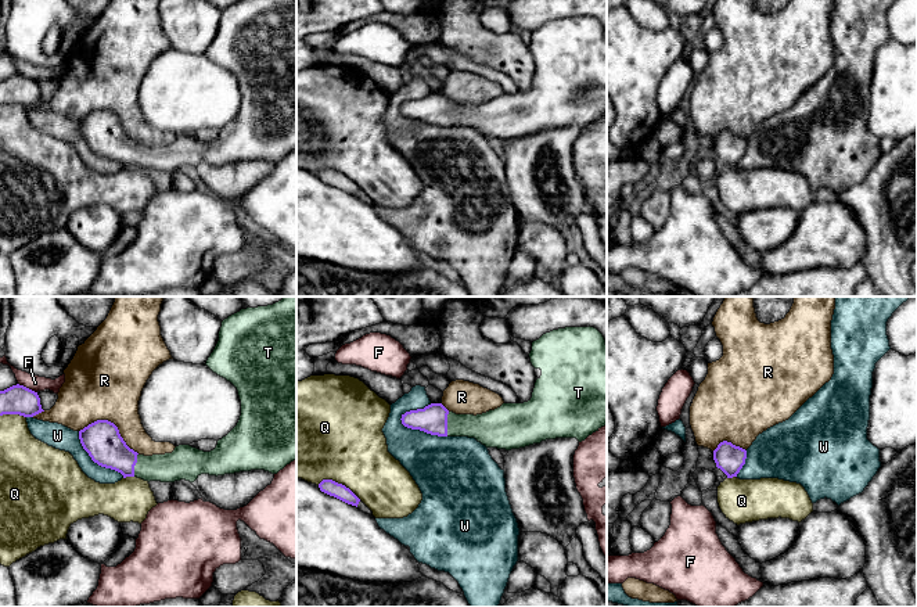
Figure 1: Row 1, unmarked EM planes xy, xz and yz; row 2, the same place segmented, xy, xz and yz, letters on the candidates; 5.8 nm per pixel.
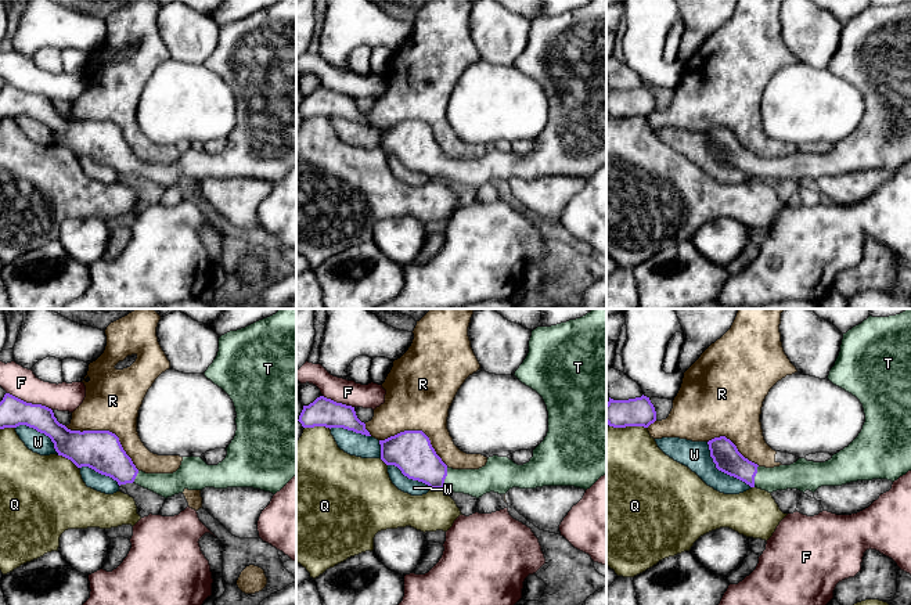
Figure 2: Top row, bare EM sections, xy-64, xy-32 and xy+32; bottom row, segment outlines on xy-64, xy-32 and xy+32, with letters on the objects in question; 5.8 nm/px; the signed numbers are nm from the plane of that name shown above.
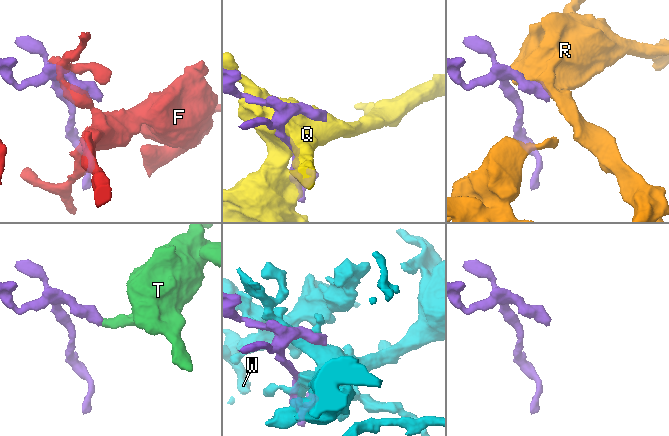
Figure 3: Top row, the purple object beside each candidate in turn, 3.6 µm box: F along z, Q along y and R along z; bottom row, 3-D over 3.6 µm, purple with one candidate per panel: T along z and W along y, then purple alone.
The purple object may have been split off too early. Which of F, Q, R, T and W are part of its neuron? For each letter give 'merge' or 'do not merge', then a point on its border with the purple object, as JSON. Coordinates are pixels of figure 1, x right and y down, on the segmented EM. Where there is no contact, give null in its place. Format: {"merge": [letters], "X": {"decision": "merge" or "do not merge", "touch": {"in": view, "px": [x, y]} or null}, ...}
{"merge": ["T"], "F": {"decision": "do not merge", "touch": {"in": "xy", "px": [28, 388]}}, "Q": {"decision": "do not merge", "touch": {"in": "xz", "px": [340, 484]}}, "R": {"decision": "do not merge", "touch": {"in": "xy", "px": [112, 423]}}, "T": {"decision": "merge", "touch": {"in": "xz", "px": [446, 424]}}, "W": {"decision": "do not merge", "touch": {"in": "xz", "px": [420, 430]}}}

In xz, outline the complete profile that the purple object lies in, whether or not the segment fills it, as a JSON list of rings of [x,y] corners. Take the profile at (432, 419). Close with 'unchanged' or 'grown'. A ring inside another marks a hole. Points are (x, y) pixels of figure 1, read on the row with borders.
[[[565,327],[543,334],[532,342],[529,353],[535,369],[542,370],[536,380],[532,398],[524,403],[503,403],[495,410],[482,414],[456,414],[442,403],[431,403],[424,409],[402,414],[402,424],[438,437],[475,438],[486,448],[519,449],[546,439],[576,438],[579,442],[607,424],[607,344],[603,334],[594,327]]]; grown

